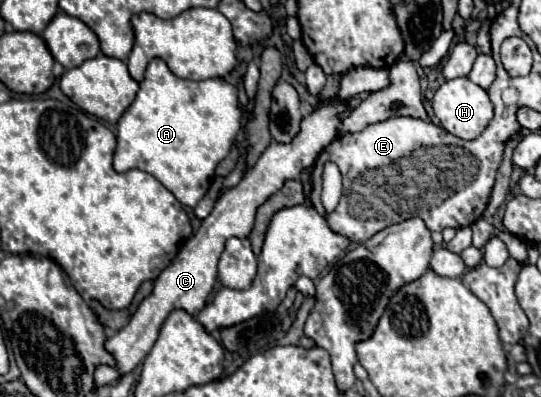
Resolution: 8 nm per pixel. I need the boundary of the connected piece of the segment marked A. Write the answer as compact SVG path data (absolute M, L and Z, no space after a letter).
M153 59L145 71L145 79L141 81L141 89L133 105L123 113L123 117L117 123L117 149L113 167L119 173L125 173L129 169L147 171L157 181L161 181L161 185L167 187L183 205L195 207L197 201L203 199L203 195L207 193L217 163L229 155L239 131L241 107L235 85L227 83L225 79L181 79L169 71L165 61Z

